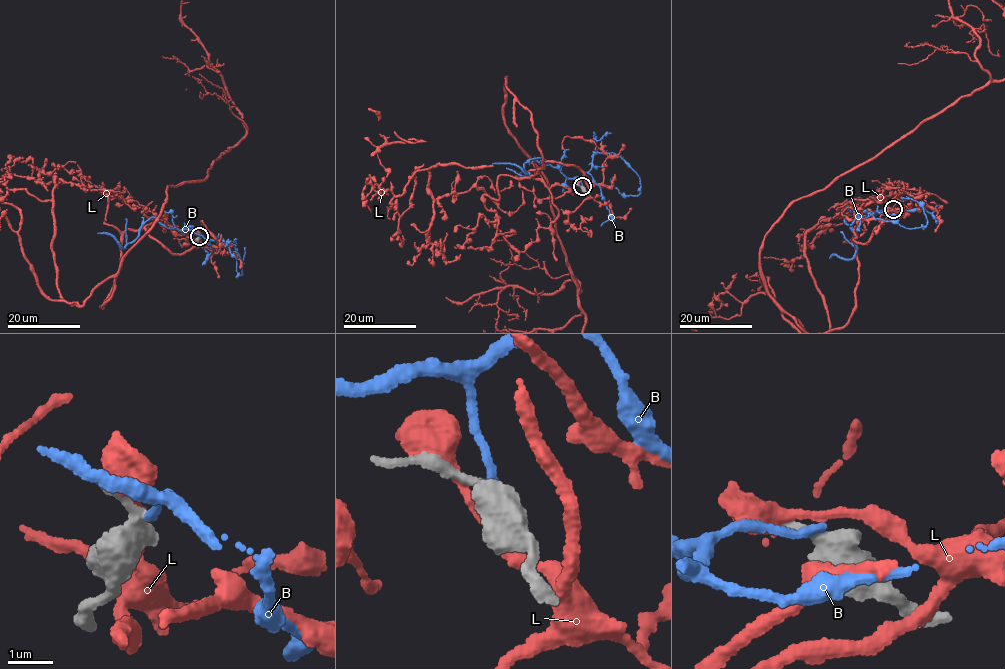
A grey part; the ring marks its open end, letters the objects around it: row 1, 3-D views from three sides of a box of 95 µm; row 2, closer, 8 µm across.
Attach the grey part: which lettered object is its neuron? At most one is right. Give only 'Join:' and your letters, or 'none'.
Join: none

